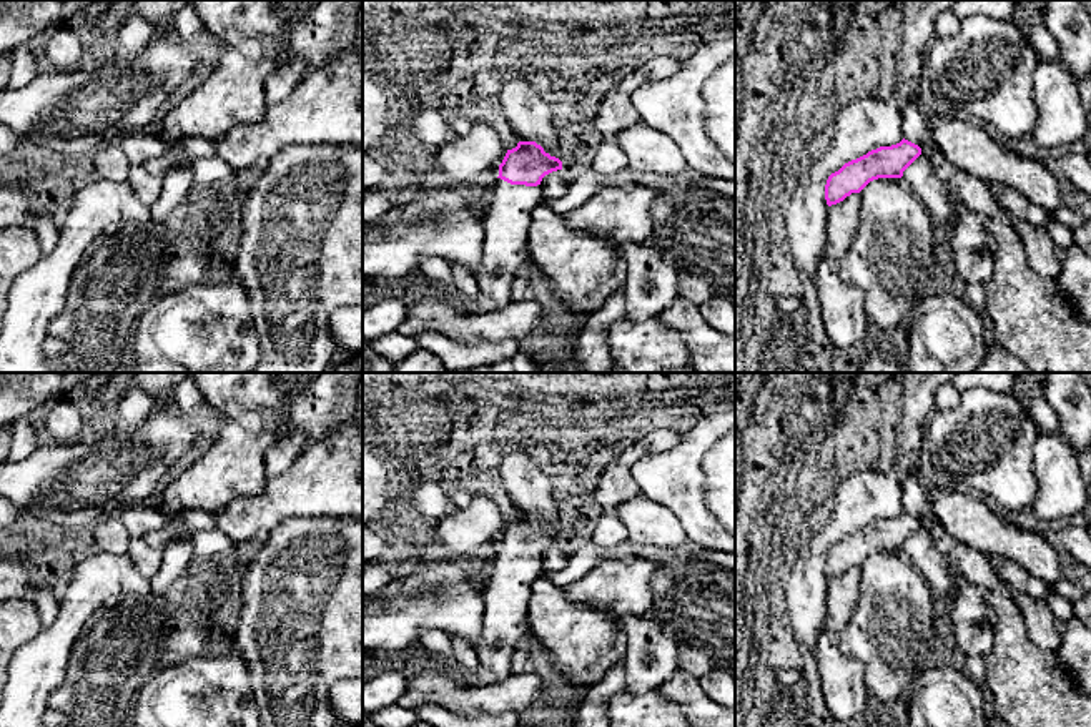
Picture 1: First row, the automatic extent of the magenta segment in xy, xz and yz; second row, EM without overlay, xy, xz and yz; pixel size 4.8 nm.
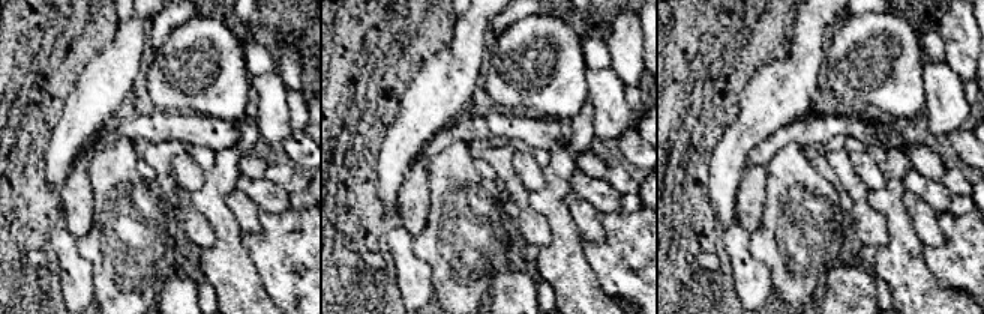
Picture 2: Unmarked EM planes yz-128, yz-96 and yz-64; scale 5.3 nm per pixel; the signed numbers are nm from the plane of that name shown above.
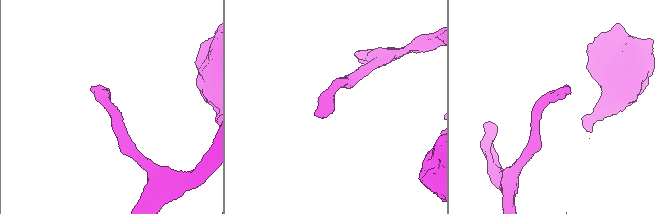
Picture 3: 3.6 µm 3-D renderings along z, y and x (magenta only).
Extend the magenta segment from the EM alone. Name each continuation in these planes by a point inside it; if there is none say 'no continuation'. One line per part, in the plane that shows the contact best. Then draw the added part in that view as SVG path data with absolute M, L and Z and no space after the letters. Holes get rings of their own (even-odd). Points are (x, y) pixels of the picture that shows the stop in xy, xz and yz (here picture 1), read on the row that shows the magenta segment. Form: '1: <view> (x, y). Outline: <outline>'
1: xz (504, 253). Outline: M497 178L484 221L482 265L476 274L479 291L502 308L511 299L512 281L529 260L527 240L534 206L542 200L541 185L511 185Z

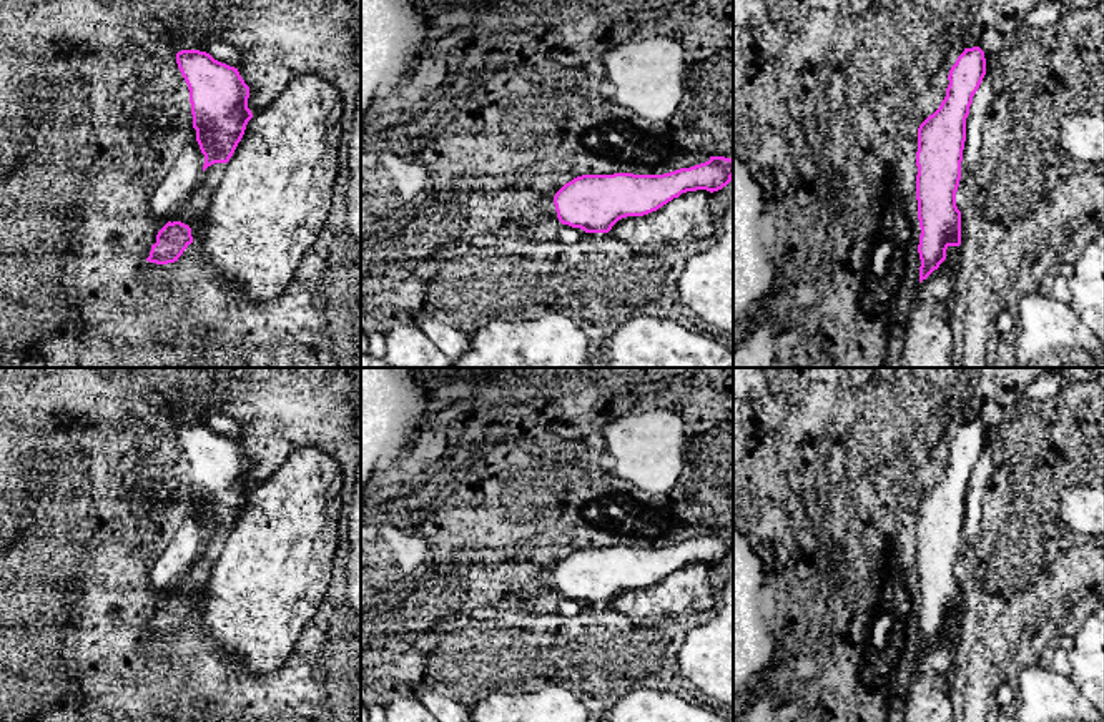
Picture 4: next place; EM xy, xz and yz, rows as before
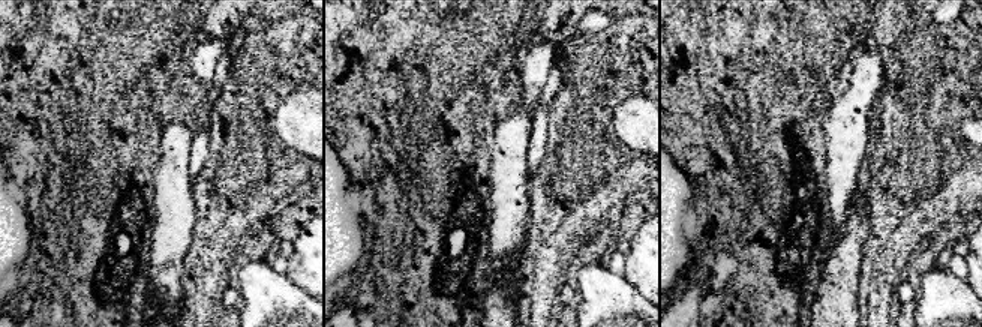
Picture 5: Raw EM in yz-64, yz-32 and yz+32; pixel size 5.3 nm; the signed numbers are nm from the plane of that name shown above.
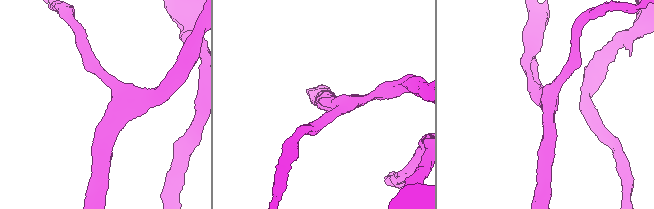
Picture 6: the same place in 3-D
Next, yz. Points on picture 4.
no continuation

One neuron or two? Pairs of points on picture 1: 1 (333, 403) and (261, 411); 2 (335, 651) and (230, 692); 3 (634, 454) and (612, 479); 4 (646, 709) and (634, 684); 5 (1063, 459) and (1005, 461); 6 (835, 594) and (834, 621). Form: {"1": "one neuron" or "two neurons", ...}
{"1": "one neuron", "2": "two neurons", "3": "one neuron", "4": "two neurons", "5": "two neurons", "6": "one neuron"}

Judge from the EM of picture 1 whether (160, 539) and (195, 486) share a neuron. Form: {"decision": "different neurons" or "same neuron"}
{"decision": "different neurons"}

